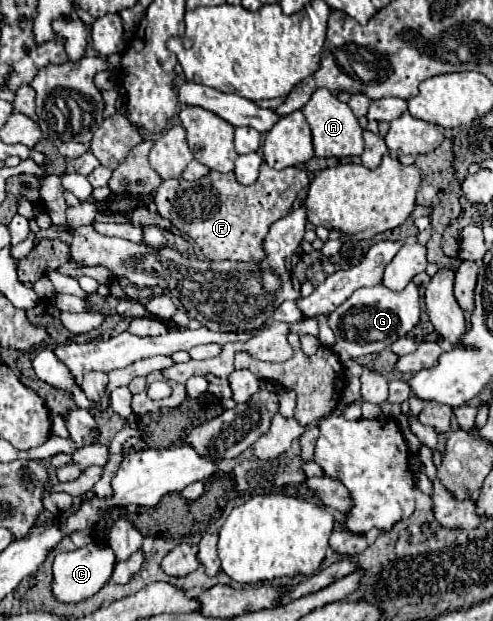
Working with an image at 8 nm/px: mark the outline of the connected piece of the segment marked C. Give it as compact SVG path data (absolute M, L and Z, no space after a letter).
M90 543L90 545L84 545L82 549L58 553L52 563L52 577L54 577L52 579L52 595L56 597L56 601L68 603L68 605L90 599L106 585L106 581L112 575L114 565L116 565L114 551L108 545Z

